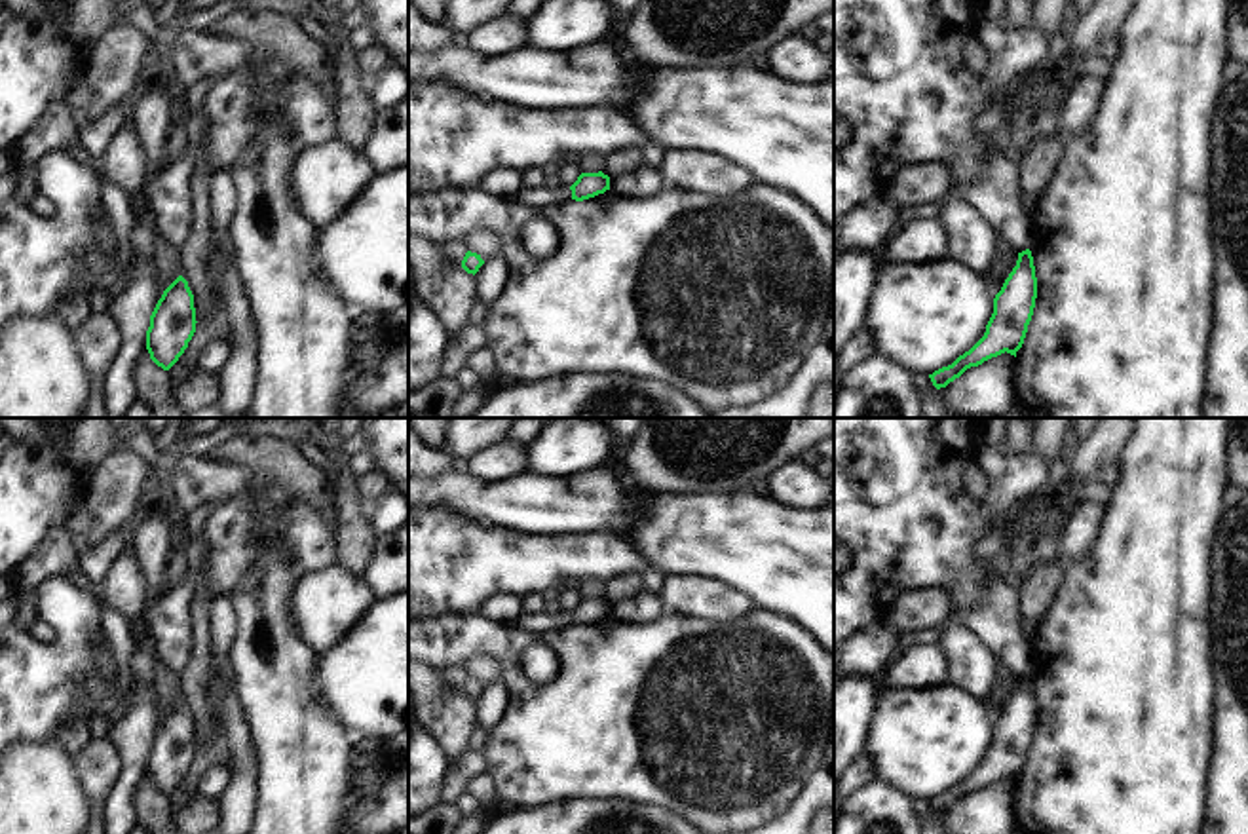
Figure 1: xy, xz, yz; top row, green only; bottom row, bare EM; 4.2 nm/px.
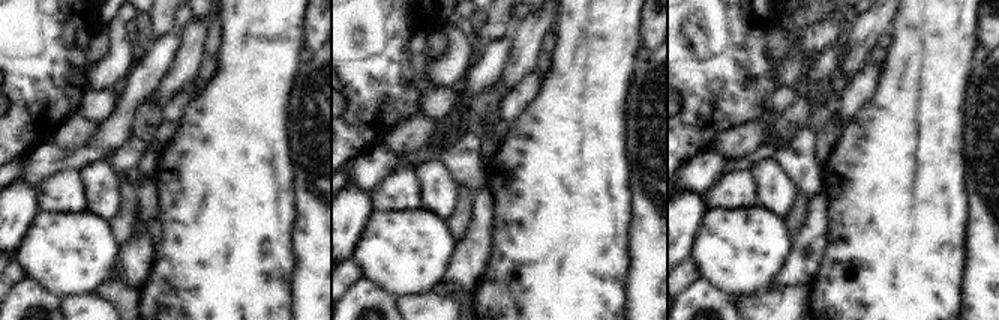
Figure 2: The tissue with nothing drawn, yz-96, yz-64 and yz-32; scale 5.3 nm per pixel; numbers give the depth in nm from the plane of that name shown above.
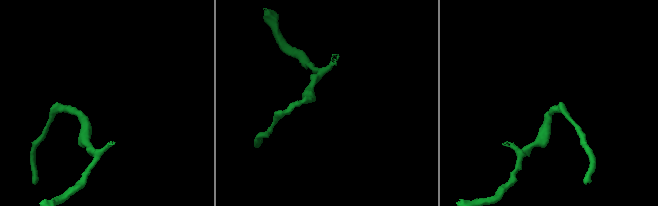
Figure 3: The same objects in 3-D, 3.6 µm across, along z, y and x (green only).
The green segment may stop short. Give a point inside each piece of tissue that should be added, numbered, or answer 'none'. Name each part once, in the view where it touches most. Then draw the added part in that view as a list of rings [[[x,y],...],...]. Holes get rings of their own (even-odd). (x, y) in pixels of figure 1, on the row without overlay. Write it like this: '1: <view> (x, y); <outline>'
none

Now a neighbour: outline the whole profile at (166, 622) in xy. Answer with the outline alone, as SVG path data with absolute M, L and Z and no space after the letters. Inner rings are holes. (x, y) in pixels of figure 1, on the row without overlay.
M188 576L179 589L161 595L160 602L142 614L156 657L175 673L184 667L188 655L188 604L192 591L194 579Z

